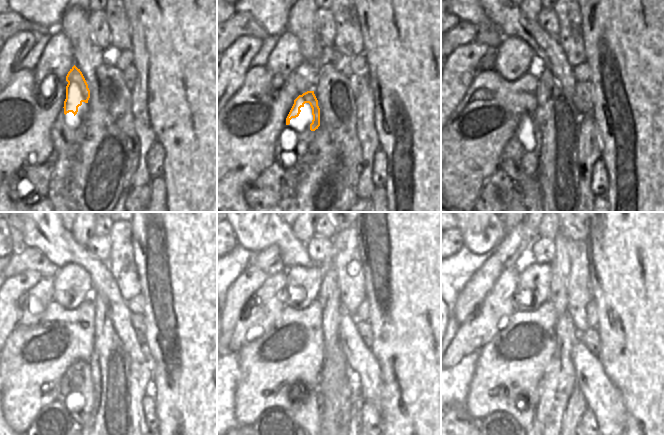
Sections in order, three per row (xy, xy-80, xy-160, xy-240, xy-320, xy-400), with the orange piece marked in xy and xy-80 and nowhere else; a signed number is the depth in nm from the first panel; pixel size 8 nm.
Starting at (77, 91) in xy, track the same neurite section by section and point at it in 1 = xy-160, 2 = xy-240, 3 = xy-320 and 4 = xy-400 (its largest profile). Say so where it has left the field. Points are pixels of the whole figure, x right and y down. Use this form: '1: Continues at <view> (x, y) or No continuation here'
1: Continues at xy-160 (528, 163)
2: Continues at xy-240 (86, 394)
3: Continues at xy-320 (306, 411)
4: Continues at xy-400 (535, 410).

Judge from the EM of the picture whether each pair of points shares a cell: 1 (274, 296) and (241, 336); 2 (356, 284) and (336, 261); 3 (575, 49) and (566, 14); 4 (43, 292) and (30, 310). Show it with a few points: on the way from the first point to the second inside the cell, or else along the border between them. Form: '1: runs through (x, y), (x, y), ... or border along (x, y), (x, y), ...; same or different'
1: runs through (267, 306), (262, 315), (251, 326); same
2: runs through (351, 278), (342, 267); same
3: runs through (571, 40), (570, 23); same
4: runs through (40, 296), (34, 306); same

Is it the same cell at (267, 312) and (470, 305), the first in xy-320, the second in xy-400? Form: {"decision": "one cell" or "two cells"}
{"decision": "two cells"}

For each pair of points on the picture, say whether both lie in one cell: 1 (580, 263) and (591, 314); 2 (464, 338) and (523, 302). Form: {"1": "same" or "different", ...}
{"1": "different", "2": "different"}

